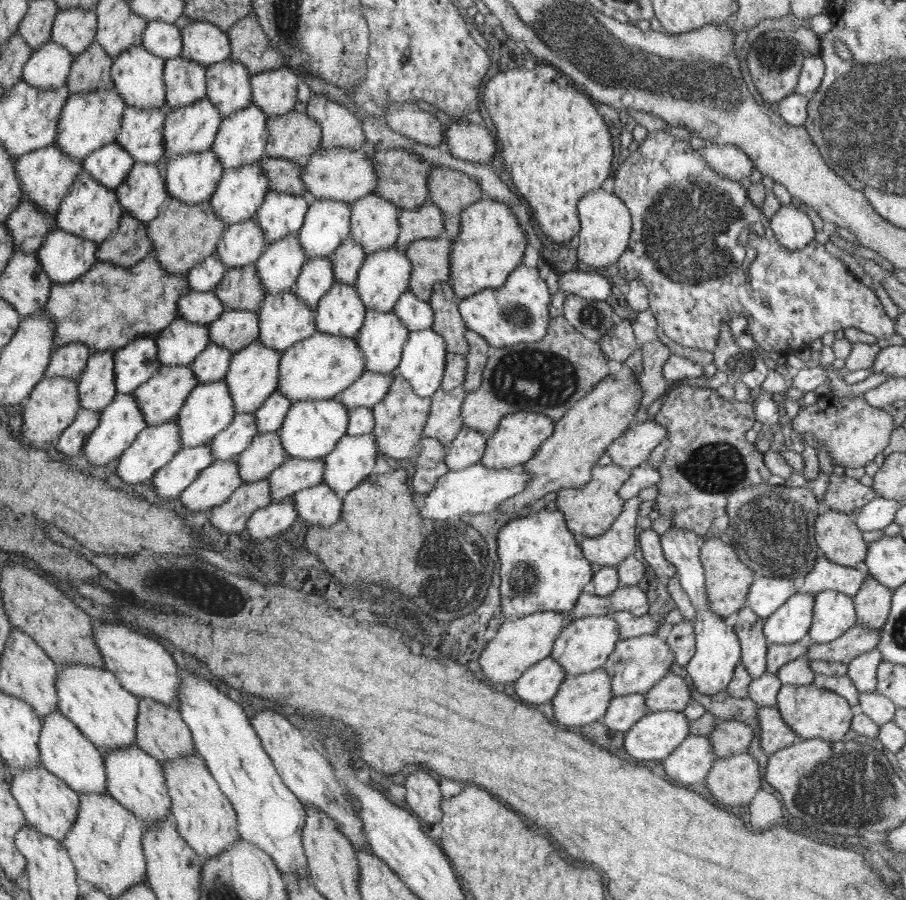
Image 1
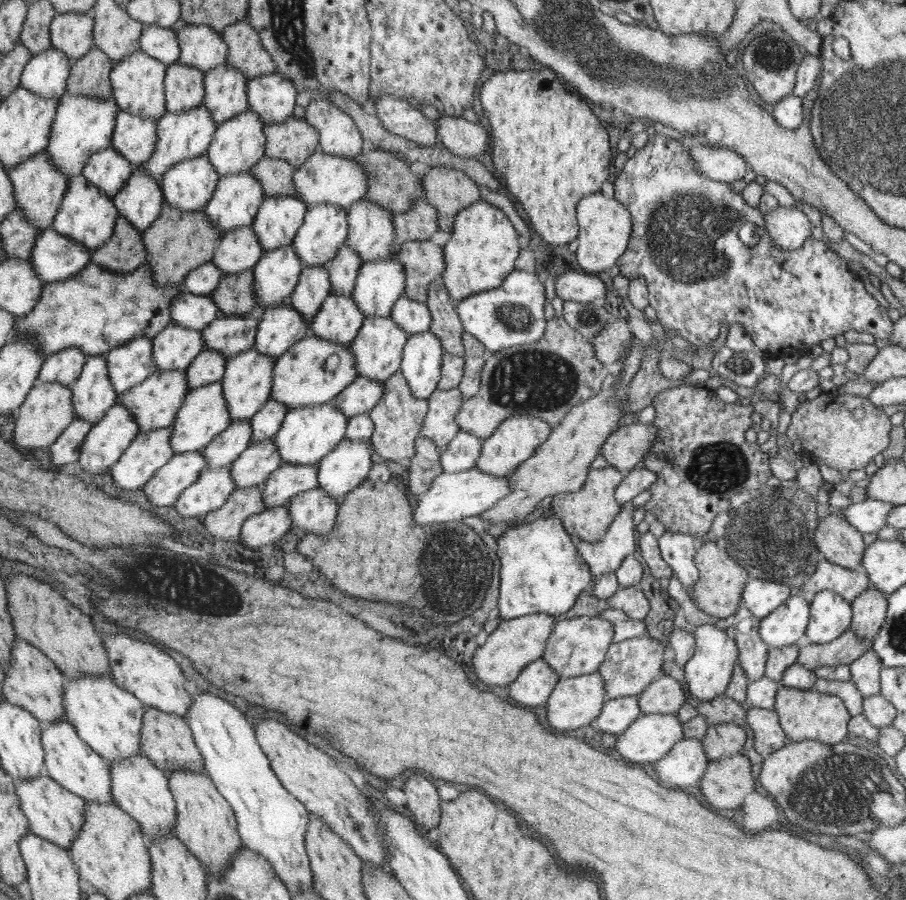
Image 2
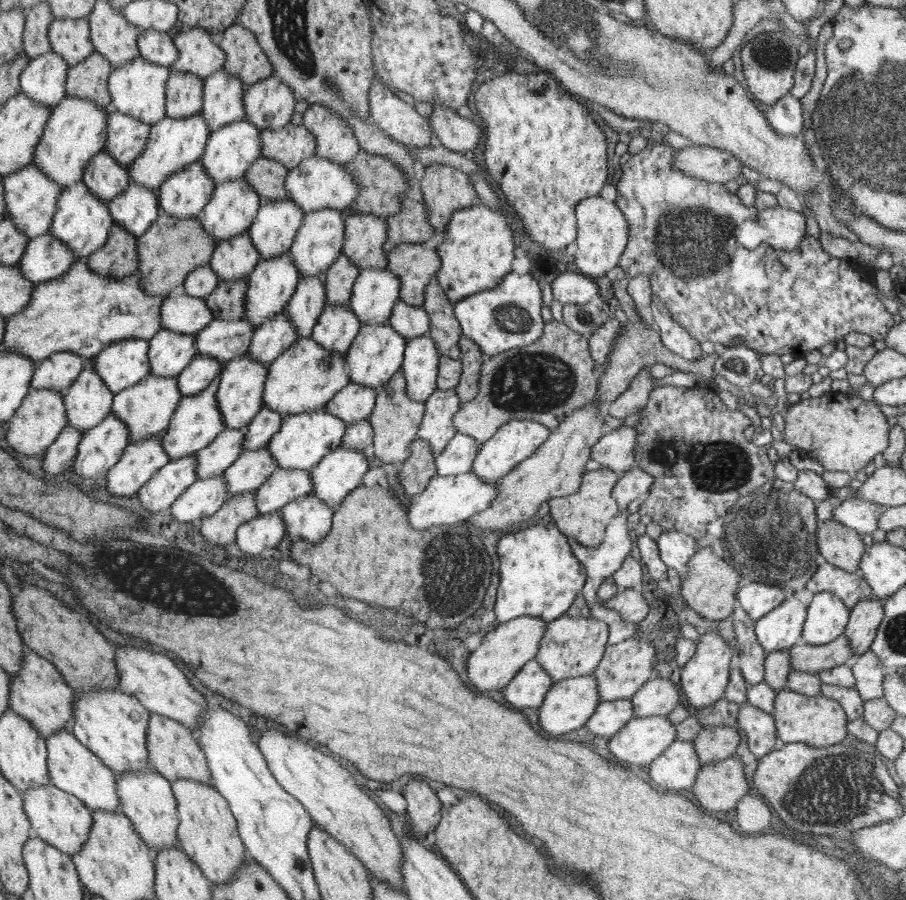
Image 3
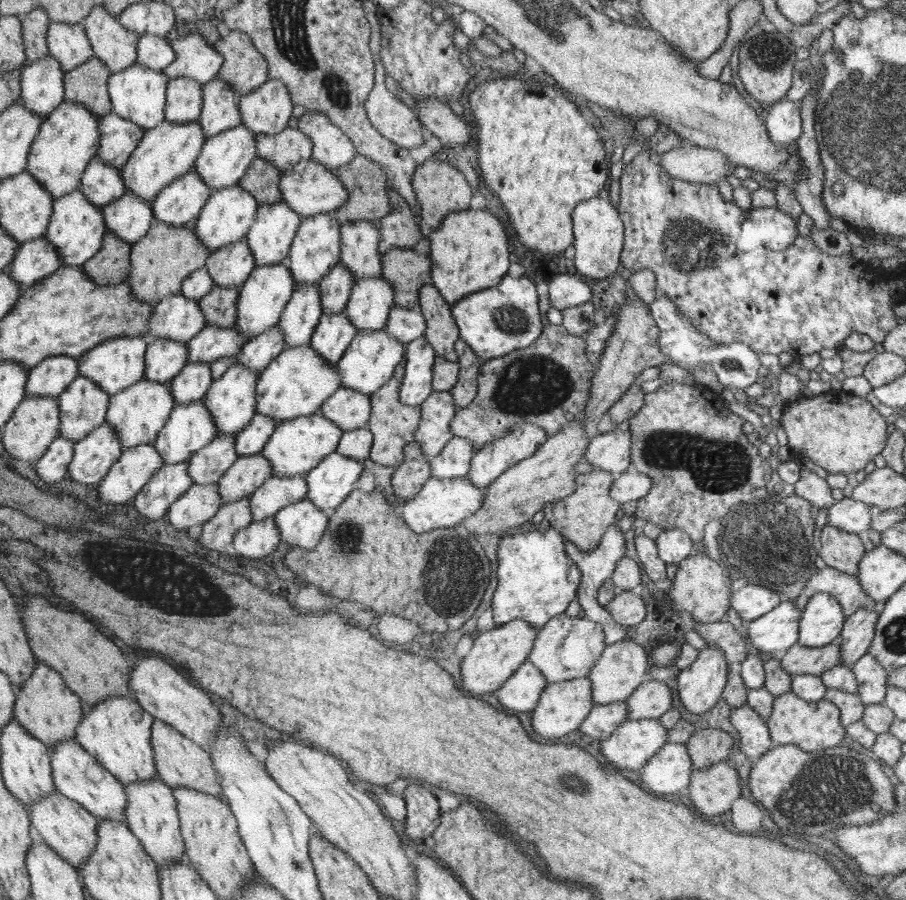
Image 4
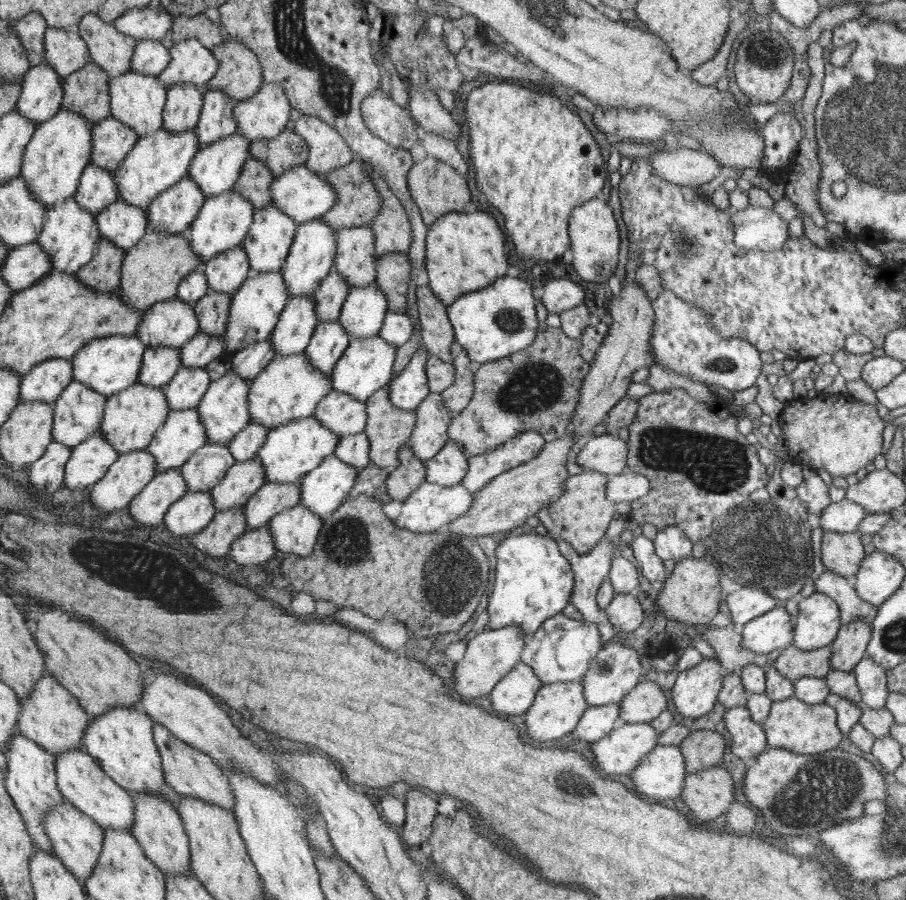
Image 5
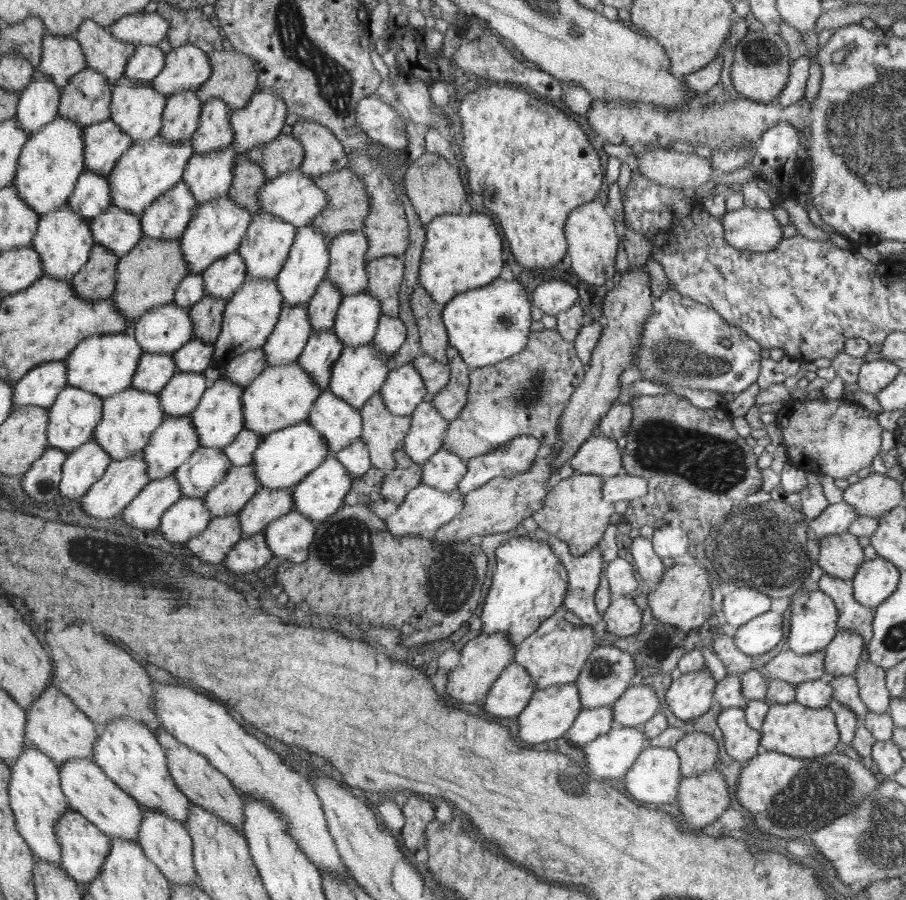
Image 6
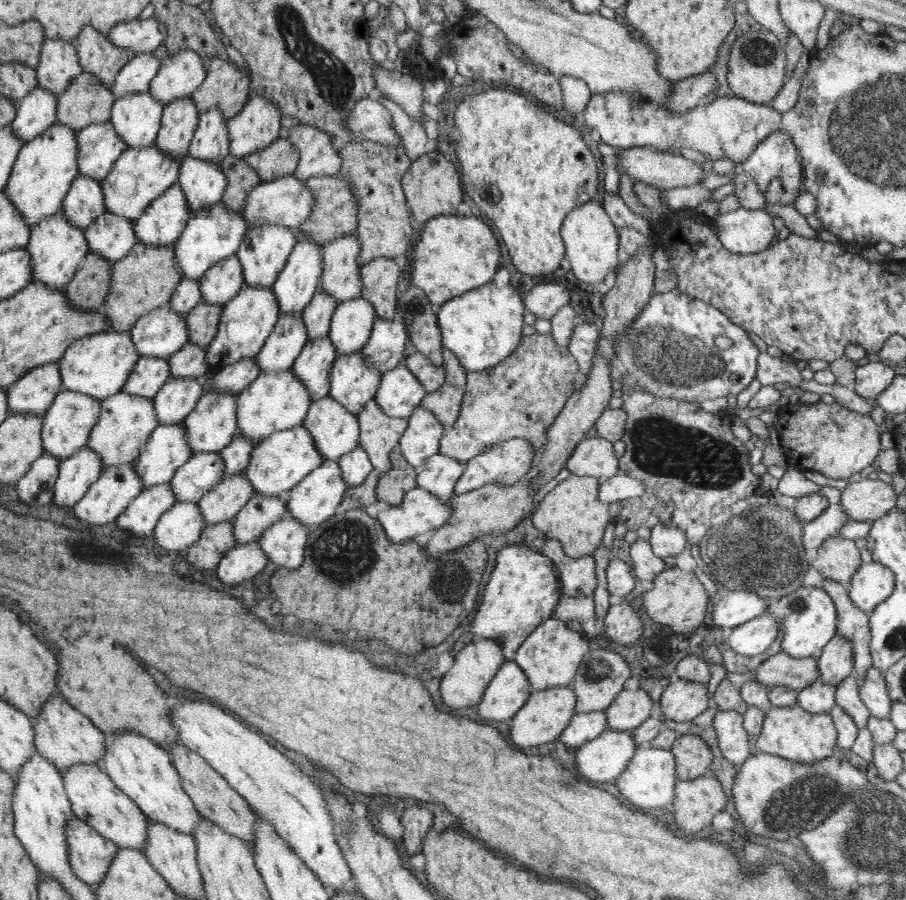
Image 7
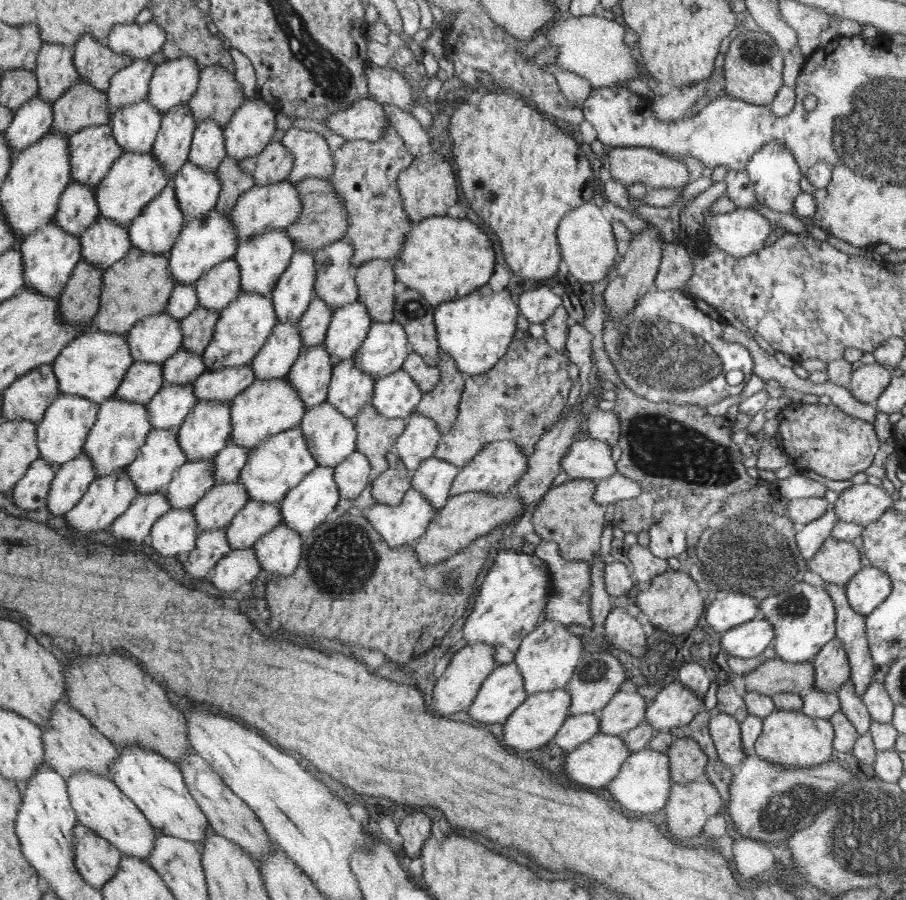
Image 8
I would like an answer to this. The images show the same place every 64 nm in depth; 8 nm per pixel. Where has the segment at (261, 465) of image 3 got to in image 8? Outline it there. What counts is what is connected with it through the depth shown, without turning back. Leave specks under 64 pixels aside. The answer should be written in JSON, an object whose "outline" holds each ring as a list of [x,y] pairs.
{"outline":[[[239,481],[214,485],[192,508],[198,531],[226,528],[248,503],[249,495]]]}

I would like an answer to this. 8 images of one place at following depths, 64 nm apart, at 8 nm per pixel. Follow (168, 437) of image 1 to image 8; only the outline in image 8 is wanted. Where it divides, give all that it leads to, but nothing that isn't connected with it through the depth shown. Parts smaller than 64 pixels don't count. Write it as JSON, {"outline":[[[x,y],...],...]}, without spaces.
{"outline":[[[126,468],[118,469],[116,473],[110,473],[109,476],[97,477],[89,486],[89,491],[77,506],[65,514],[64,519],[68,527],[72,526],[72,532],[87,537],[91,533],[112,526],[137,498],[137,486],[130,478]]]}

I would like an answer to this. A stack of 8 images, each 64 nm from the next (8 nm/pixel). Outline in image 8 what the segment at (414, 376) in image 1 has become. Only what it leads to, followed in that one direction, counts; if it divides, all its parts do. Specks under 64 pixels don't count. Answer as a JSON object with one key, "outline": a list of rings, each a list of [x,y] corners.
{"outline":[[[401,368],[376,380],[371,404],[386,418],[407,420],[423,396],[424,392],[414,382],[412,375]]]}

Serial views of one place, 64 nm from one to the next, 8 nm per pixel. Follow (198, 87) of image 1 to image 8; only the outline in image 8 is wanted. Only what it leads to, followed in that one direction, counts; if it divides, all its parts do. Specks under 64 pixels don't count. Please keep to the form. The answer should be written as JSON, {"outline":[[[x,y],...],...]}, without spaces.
{"outline":[[[188,103],[170,109],[164,116],[161,132],[151,153],[170,180],[189,162],[196,123]]]}

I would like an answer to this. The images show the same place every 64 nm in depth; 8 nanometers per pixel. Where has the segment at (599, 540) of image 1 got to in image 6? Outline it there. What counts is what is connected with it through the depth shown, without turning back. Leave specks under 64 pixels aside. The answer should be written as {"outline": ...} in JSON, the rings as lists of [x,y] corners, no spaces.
{"outline":[[[551,538],[550,548],[552,548],[554,555],[561,559],[561,562],[565,566],[565,570],[569,574],[569,588],[568,596],[565,597],[565,602],[562,608],[568,608],[570,612],[573,612],[586,624],[586,626],[592,626],[594,630],[595,637],[597,639],[608,633],[606,630],[606,623],[604,619],[604,614],[600,614],[597,611],[597,606],[595,603],[596,591],[600,582],[600,575],[602,574],[602,569],[604,568],[604,560],[602,560],[602,552],[600,552],[600,546],[589,550],[590,552],[586,555],[578,557],[577,555],[572,555],[569,552],[568,546],[559,539]]]}

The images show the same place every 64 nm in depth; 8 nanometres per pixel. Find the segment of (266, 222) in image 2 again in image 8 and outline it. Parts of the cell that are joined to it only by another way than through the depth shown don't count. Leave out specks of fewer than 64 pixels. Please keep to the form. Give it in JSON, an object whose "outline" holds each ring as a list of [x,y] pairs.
{"outline":[[[270,229],[269,232],[260,233],[248,241],[242,241],[234,257],[241,269],[241,290],[250,294],[270,296],[288,268],[294,252],[296,247],[293,245],[293,239],[285,229]]]}

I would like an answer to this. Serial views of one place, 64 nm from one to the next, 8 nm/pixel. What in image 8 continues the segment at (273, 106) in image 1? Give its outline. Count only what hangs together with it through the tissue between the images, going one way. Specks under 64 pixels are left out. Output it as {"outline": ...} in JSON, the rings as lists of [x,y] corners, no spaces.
{"outline":[[[260,98],[246,100],[241,108],[233,114],[232,120],[223,127],[225,133],[226,151],[230,158],[239,162],[262,153],[269,146],[270,138],[276,133],[274,124],[274,109],[268,102]]]}

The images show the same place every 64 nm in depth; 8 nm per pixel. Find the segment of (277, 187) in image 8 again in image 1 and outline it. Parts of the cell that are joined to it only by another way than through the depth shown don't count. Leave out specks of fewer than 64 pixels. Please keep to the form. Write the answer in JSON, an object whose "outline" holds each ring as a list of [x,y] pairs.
{"outline":[[[350,148],[324,150],[319,149],[310,158],[301,174],[307,191],[315,196],[315,199],[334,199],[348,204],[372,193],[377,186],[378,175],[373,160],[362,151],[350,150]]]}

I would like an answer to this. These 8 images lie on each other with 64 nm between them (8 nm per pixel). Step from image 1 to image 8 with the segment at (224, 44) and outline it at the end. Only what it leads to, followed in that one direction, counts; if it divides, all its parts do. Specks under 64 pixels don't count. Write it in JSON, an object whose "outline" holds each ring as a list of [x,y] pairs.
{"outline":[[[194,58],[167,60],[157,65],[150,80],[148,100],[164,114],[186,104],[197,93],[201,68]]]}

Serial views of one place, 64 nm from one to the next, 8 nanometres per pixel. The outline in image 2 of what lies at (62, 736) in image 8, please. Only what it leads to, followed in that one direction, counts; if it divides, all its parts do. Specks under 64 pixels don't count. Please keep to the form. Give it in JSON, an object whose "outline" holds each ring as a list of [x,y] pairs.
{"outline":[[[17,637],[14,646],[12,665],[5,669],[4,698],[15,705],[29,710],[43,725],[53,724],[54,721],[65,719],[64,694],[67,684],[64,672],[49,656],[40,649]]]}

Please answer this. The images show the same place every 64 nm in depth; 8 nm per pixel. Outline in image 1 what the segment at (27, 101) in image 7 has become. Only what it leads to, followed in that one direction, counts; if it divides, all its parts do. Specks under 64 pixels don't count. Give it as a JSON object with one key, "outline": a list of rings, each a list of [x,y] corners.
{"outline":[[[50,42],[34,52],[24,66],[22,81],[34,86],[36,91],[60,90],[68,84],[69,70],[75,57],[65,47]]]}

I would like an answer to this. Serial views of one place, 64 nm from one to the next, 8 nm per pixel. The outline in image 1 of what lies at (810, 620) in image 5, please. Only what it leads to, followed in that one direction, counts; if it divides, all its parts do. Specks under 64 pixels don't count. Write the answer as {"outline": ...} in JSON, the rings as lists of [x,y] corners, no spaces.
{"outline":[[[828,590],[815,595],[813,619],[808,632],[812,642],[830,642],[843,636],[856,624],[857,616],[851,596]]]}

